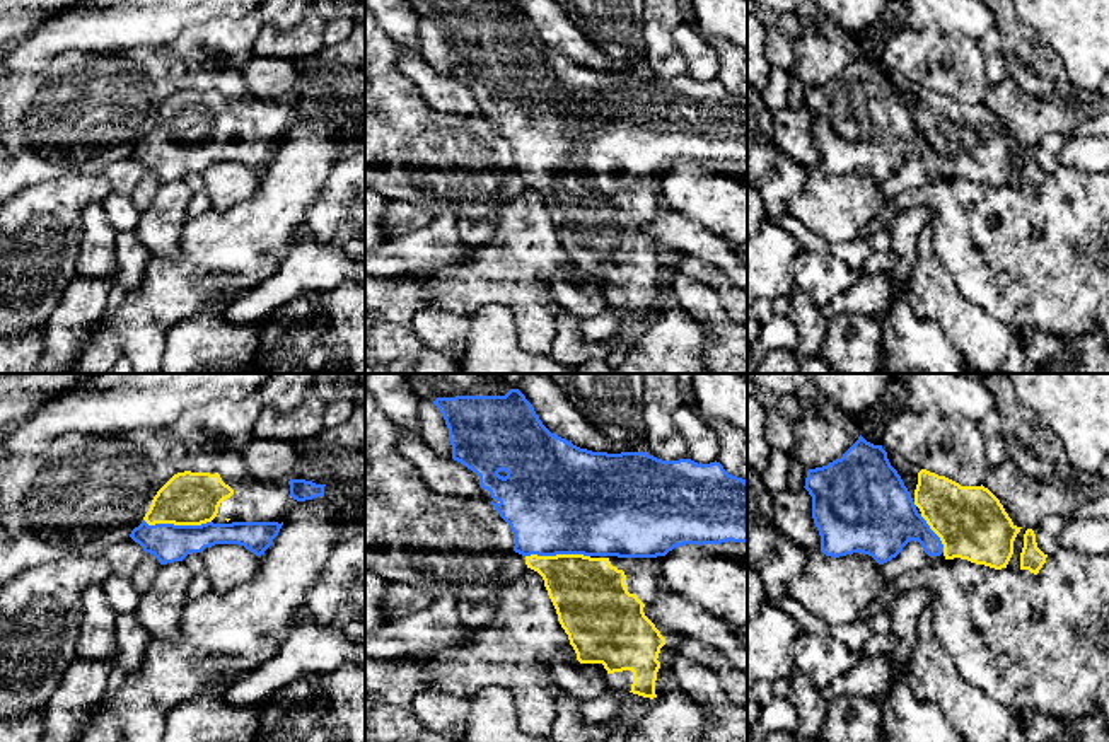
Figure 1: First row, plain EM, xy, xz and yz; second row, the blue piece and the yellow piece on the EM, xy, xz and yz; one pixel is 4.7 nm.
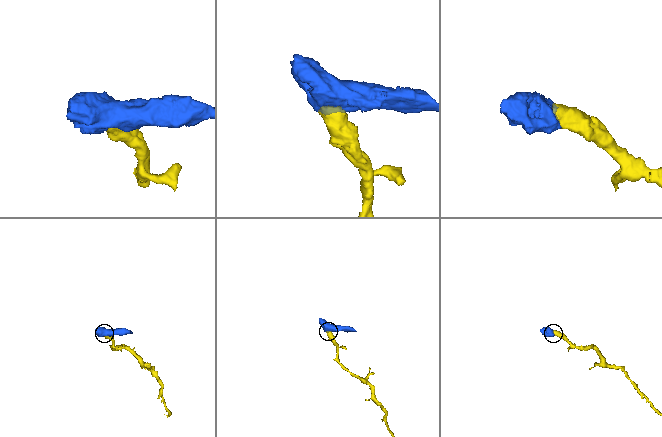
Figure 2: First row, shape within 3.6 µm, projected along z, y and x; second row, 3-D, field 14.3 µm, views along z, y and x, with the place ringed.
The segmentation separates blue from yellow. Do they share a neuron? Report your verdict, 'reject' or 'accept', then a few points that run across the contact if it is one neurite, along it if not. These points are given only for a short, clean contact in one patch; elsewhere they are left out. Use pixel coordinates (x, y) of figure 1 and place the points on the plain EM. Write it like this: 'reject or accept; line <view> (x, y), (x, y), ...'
accept

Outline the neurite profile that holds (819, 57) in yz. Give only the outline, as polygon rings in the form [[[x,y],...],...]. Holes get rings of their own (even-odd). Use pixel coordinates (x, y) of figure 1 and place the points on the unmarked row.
[[[809,24],[804,34],[795,39],[788,73],[792,80],[798,80],[804,87],[822,85],[841,77],[858,55],[853,41]]]

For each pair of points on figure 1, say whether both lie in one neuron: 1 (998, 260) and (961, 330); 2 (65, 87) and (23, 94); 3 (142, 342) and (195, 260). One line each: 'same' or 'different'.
1: different
2: same
3: same

